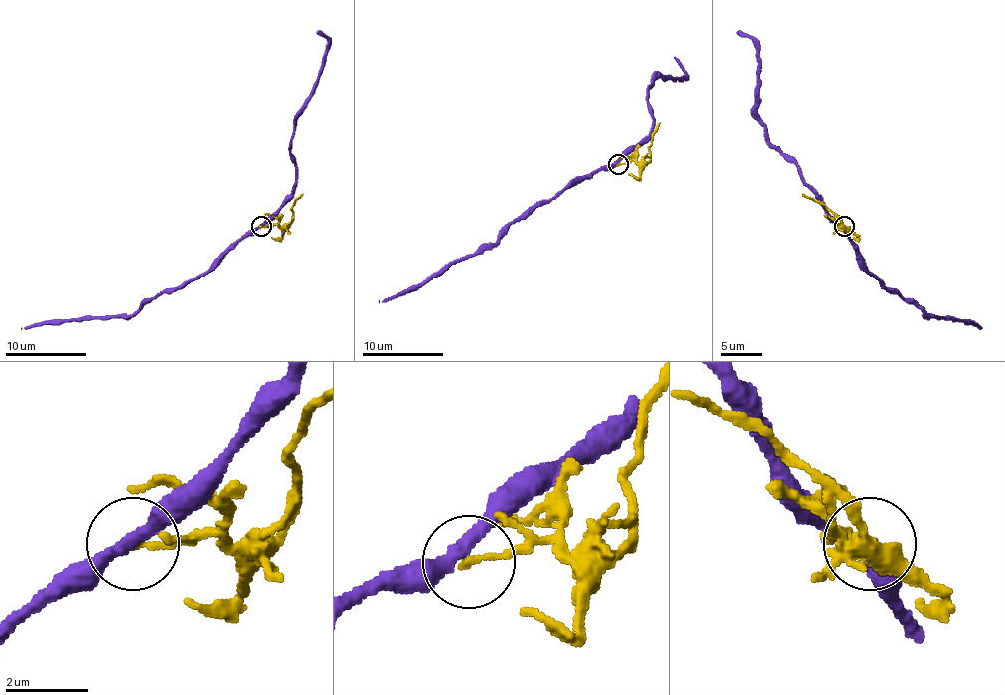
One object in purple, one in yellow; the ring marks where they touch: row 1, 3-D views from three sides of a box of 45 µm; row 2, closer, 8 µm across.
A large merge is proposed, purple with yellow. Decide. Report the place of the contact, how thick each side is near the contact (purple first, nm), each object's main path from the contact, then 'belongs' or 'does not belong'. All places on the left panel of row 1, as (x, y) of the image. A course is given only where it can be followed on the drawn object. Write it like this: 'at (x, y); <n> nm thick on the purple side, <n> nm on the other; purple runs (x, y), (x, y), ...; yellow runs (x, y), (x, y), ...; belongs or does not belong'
at (261, 226); 300 nm thick on the purple side, 170 nm on the other; purple runs (261, 227), (247, 231), (206, 271), (150, 298), (129, 316), (66, 320), (22, 328); yellow runs (261, 227), (286, 225), (292, 219), (292, 206), (302, 194); does not belong

